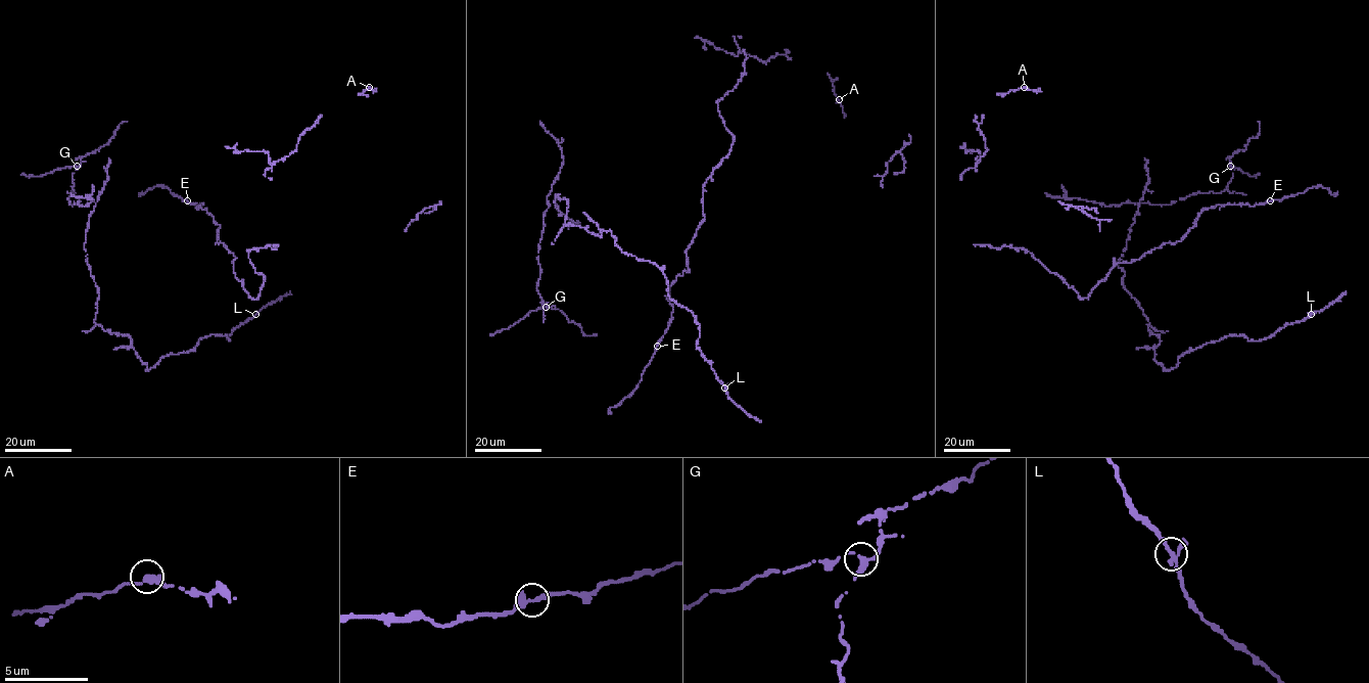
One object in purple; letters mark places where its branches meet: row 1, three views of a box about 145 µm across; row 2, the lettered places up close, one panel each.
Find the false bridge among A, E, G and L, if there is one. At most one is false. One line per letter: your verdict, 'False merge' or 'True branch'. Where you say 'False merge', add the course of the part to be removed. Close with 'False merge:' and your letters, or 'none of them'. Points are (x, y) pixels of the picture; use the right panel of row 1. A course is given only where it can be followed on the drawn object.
A: True branch
E: True branch
G: False merge. Course of the part to remove: (1230, 166), (1253, 177), (1259, 174)
L: True branch
False merge: G

